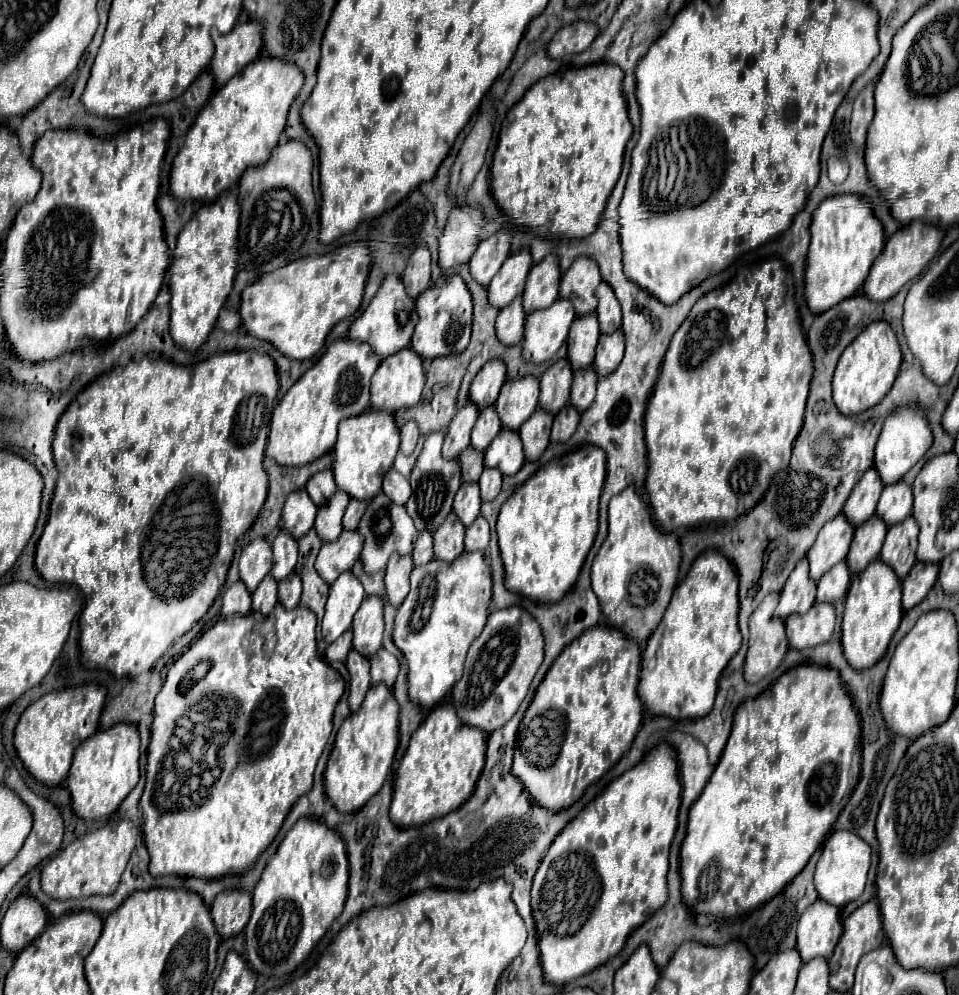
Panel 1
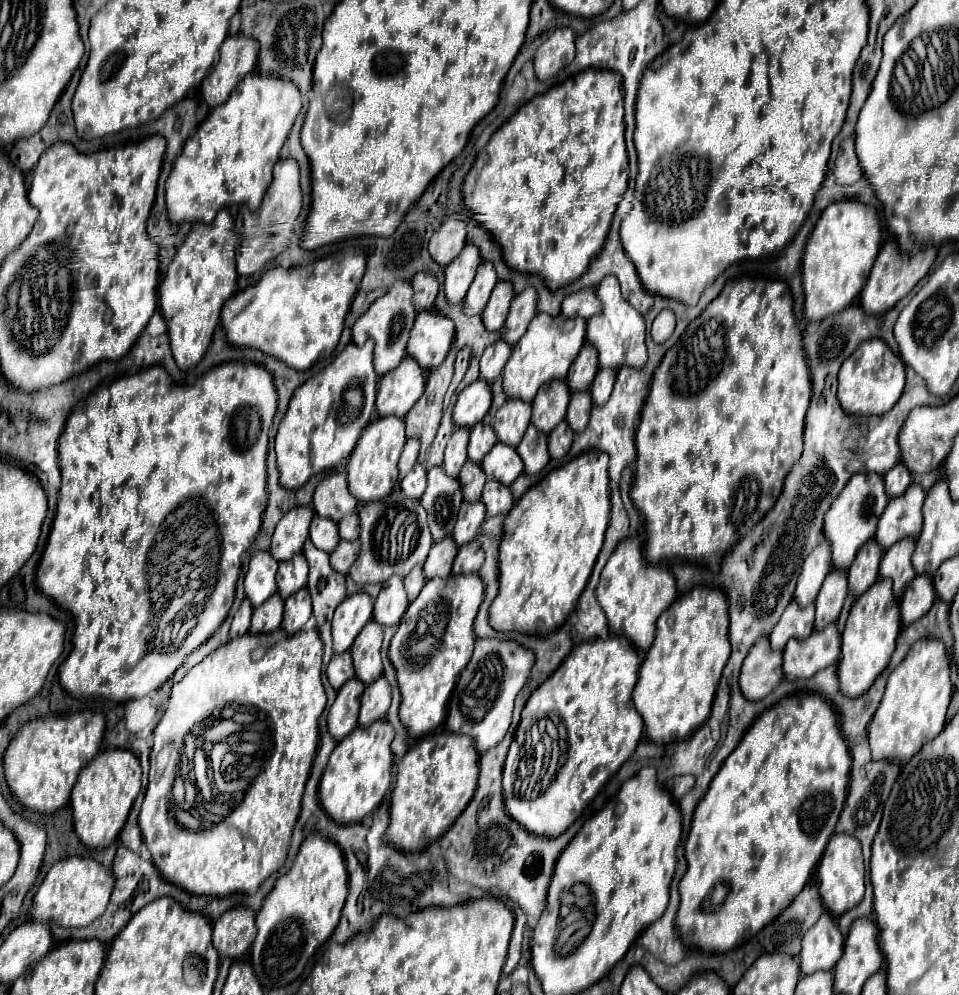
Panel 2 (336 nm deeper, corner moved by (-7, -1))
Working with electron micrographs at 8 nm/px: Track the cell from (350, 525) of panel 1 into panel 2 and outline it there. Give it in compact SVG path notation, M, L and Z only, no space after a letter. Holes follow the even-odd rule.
M357 511L343 517L343 521L339 521L339 535L345 541L353 541L359 537L359 515L357 515Z

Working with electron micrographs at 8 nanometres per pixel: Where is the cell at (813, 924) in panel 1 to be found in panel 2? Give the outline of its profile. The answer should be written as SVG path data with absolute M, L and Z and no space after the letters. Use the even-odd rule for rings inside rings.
M823 913L819 921L805 933L803 937L803 949L801 949L801 971L805 975L811 975L815 971L831 971L835 963L839 961L843 953L843 935L837 927L837 923L831 919L829 913Z

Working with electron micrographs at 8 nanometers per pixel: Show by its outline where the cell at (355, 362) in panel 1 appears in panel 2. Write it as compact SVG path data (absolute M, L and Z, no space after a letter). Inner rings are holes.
M371 339L363 347L349 343L333 363L293 393L275 435L279 481L285 489L299 489L311 475L331 469L351 455L361 429L371 421L375 409L377 373L373 369L373 349L375 341Z

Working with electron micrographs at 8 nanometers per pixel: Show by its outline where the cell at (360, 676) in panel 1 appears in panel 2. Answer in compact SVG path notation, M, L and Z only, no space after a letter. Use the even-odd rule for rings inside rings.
M351 679L339 689L337 699L331 705L329 719L327 719L329 721L329 733L337 741L347 737L357 727L359 701L361 701L363 689L365 689L365 685L359 679Z

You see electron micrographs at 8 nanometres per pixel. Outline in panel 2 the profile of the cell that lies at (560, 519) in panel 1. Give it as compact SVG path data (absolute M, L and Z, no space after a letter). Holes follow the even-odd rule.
M591 449L581 453L533 485L511 509L505 519L505 533L499 547L499 595L489 609L491 625L495 629L547 635L561 627L575 609L579 595L591 577L593 565L603 545L605 529L609 525L611 505L607 465L609 457L603 451Z

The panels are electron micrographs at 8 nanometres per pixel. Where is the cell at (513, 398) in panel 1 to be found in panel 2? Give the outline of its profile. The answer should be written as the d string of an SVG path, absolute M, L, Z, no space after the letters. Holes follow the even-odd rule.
M507 399L495 413L495 433L501 443L517 447L525 429L531 423L531 403L521 399Z

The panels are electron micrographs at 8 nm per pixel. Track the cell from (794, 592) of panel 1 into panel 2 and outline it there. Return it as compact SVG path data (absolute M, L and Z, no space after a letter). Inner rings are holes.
M795 601L787 605L783 611L779 623L773 627L769 639L771 639L771 649L783 651L789 639L805 639L813 631L813 617L815 617L815 607L799 607Z

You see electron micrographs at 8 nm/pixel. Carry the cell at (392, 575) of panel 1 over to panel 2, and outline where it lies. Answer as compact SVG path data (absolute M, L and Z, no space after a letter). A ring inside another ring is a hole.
M391 577L383 583L379 597L375 599L373 617L381 625L399 625L403 613L407 611L407 591L401 577Z

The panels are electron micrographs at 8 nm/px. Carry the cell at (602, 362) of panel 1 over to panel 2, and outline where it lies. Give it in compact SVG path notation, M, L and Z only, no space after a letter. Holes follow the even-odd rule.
M599 369L597 375L595 375L595 381L591 385L591 397L595 401L595 405L605 405L609 395L611 395L611 389L615 385L615 369Z

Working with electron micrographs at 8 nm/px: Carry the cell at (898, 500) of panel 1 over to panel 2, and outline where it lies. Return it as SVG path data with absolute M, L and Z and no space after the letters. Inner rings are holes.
M911 485L901 497L889 499L875 533L875 541L879 541L883 549L889 549L903 537L917 537L921 533L923 499L925 491L919 485Z

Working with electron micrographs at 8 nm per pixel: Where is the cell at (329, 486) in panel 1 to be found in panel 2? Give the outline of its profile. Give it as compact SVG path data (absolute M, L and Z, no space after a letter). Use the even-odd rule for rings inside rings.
M331 473L317 485L313 509L317 515L333 519L335 523L357 509L357 499L347 489L345 473Z

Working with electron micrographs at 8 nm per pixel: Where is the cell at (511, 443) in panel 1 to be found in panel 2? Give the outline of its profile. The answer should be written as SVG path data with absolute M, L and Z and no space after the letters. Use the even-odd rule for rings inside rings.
M497 443L491 453L483 457L481 469L485 471L487 479L497 479L503 485L511 485L523 473L523 461L513 447Z

